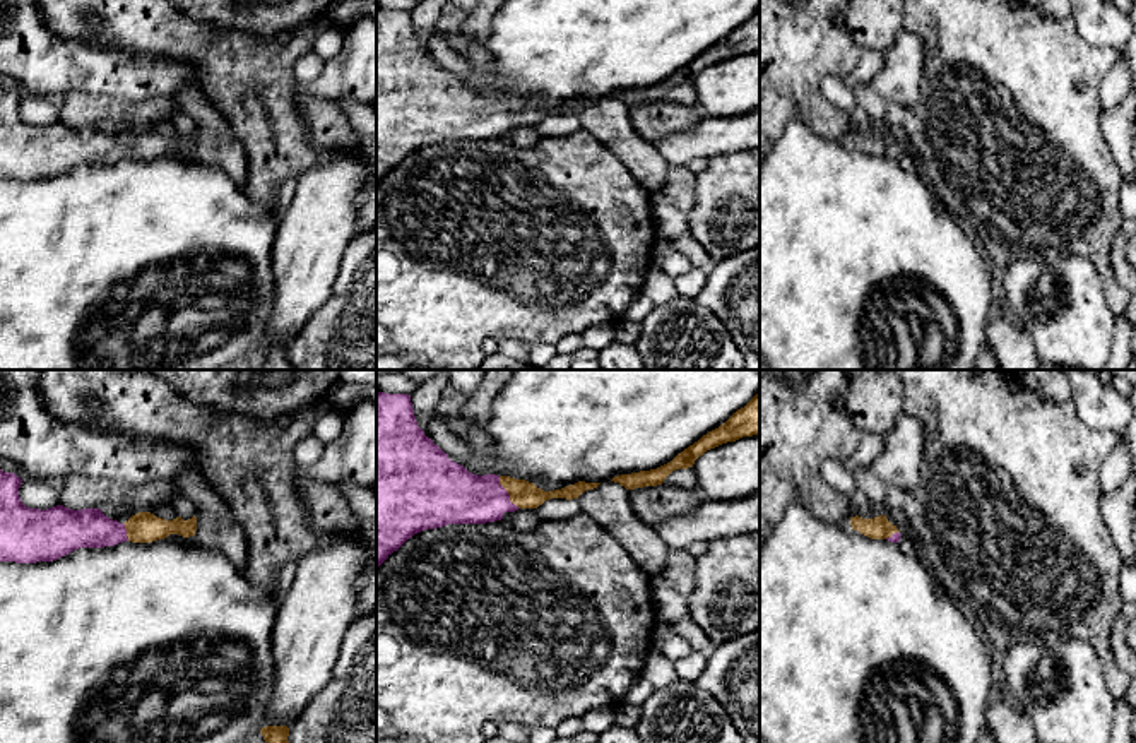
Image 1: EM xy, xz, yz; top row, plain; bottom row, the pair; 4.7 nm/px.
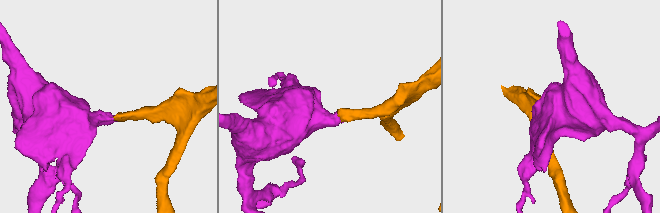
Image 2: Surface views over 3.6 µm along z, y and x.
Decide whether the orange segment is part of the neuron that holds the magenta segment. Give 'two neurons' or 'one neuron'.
one neuron

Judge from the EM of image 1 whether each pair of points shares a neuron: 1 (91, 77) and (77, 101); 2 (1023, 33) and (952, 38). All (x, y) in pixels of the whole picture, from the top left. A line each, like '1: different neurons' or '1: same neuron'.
1: different neurons
2: same neuron

